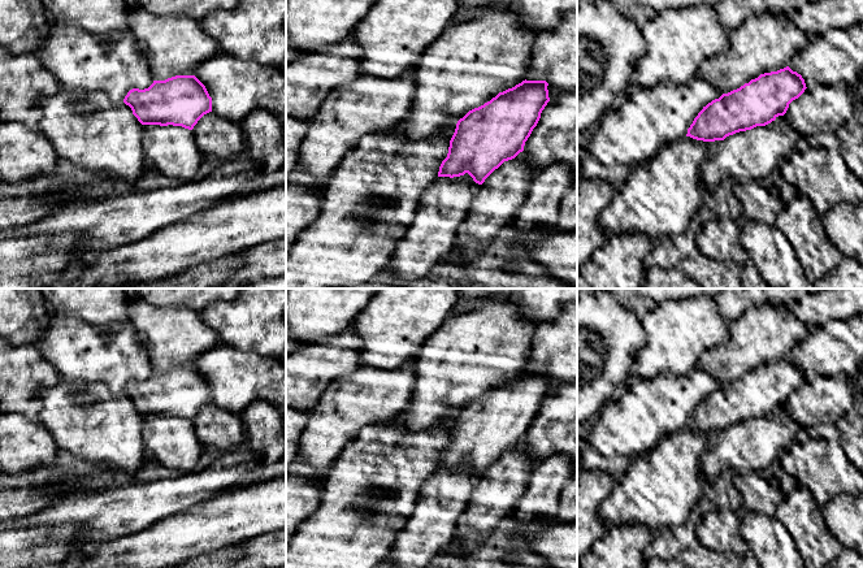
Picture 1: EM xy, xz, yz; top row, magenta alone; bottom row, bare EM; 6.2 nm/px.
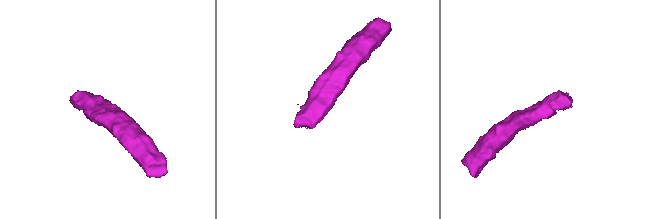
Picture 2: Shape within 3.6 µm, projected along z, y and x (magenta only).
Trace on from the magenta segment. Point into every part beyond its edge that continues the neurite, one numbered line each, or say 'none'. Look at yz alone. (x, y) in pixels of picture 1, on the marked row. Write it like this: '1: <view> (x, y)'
none

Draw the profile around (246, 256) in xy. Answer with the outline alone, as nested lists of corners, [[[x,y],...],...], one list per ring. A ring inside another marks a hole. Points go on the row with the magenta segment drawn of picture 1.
[[[260,246],[251,247],[248,250],[244,250],[242,252],[237,252],[231,255],[235,259],[239,259],[243,264],[248,264],[256,259],[256,252]]]

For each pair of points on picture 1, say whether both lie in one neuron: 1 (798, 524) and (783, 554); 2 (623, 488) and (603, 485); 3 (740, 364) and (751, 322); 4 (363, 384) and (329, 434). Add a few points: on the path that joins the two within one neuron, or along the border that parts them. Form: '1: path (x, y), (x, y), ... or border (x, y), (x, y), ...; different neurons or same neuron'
1: border (775, 516), (788, 530), (801, 554); different neurons
2: border (623, 475), (621, 480), (601, 503), (597, 512); different neurons
3: path (741, 354), (751, 343), (751, 333); same neuron
4: path (358, 397), (335, 421); same neuron

